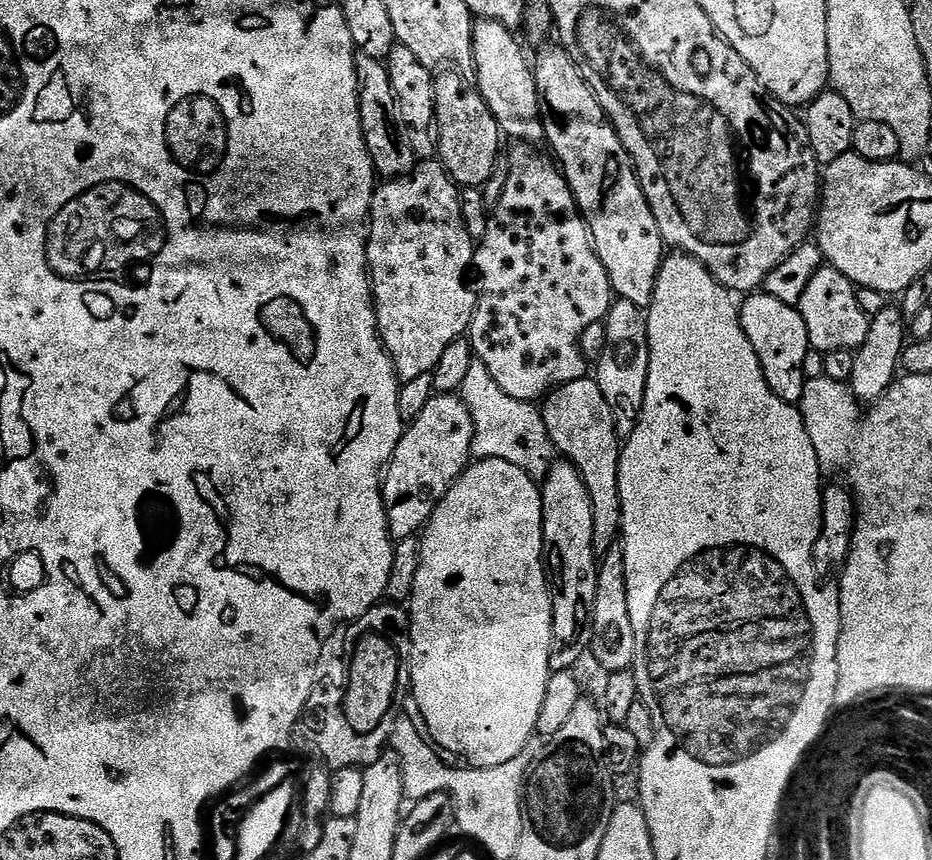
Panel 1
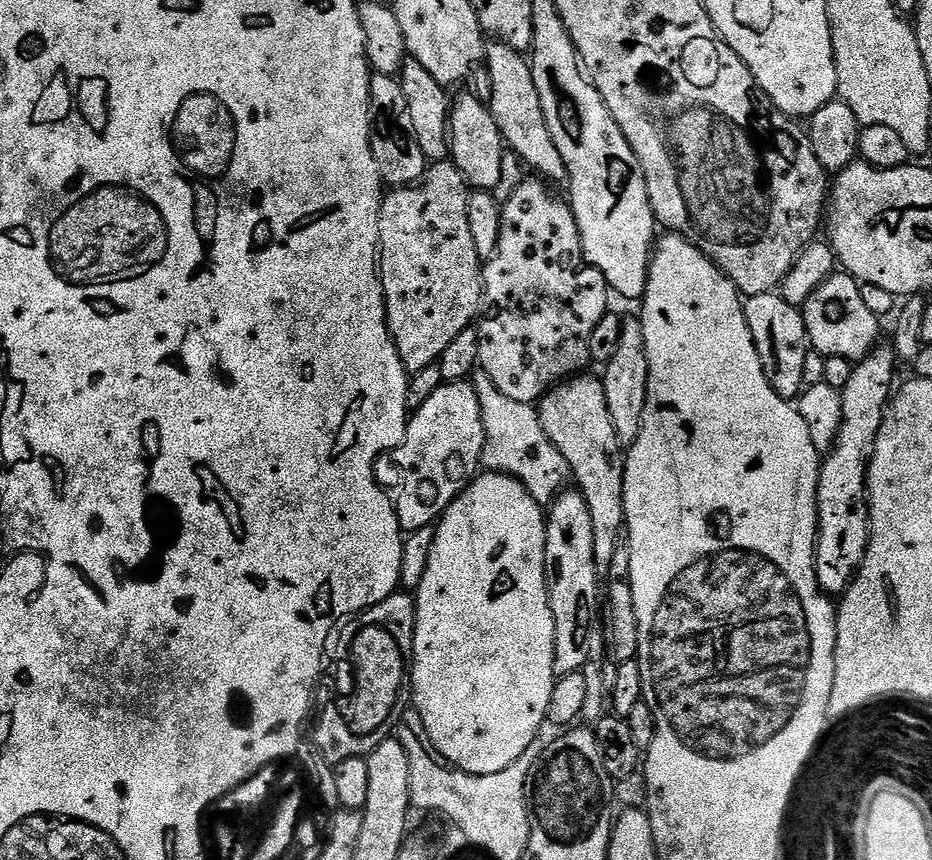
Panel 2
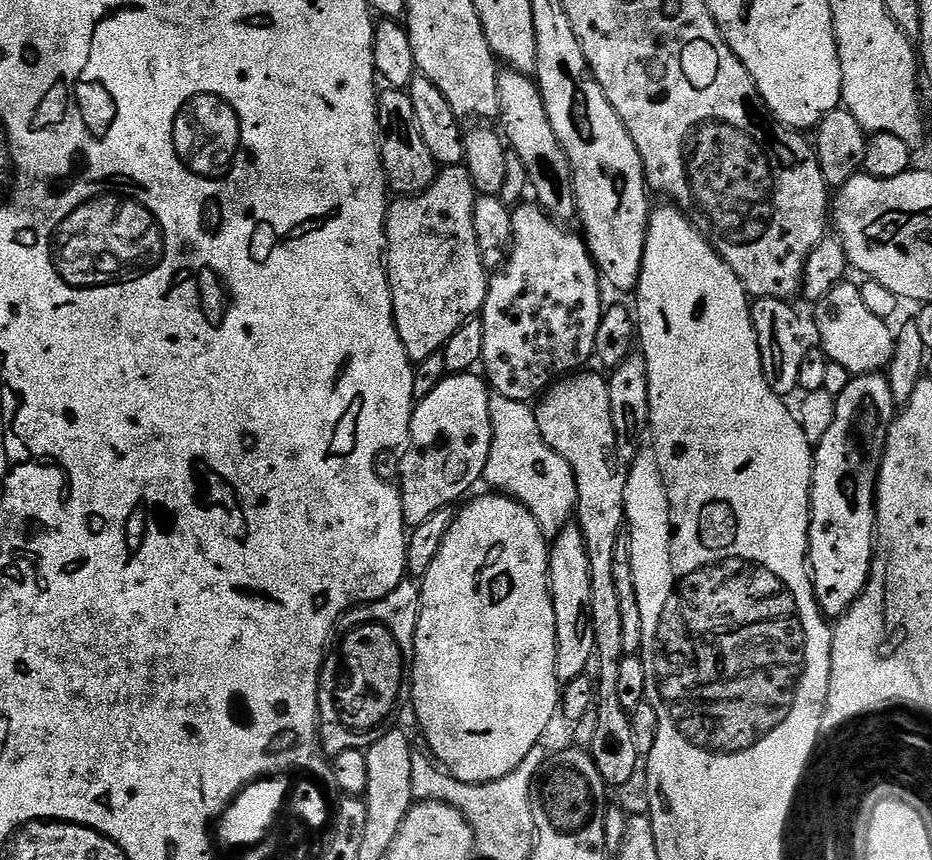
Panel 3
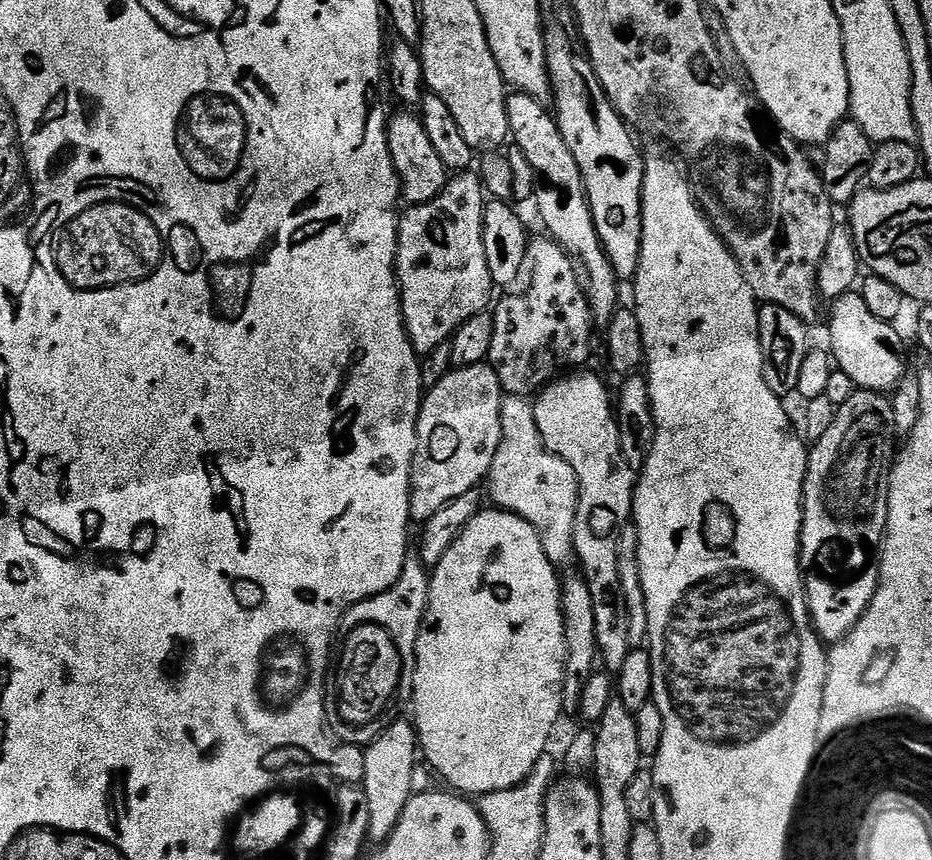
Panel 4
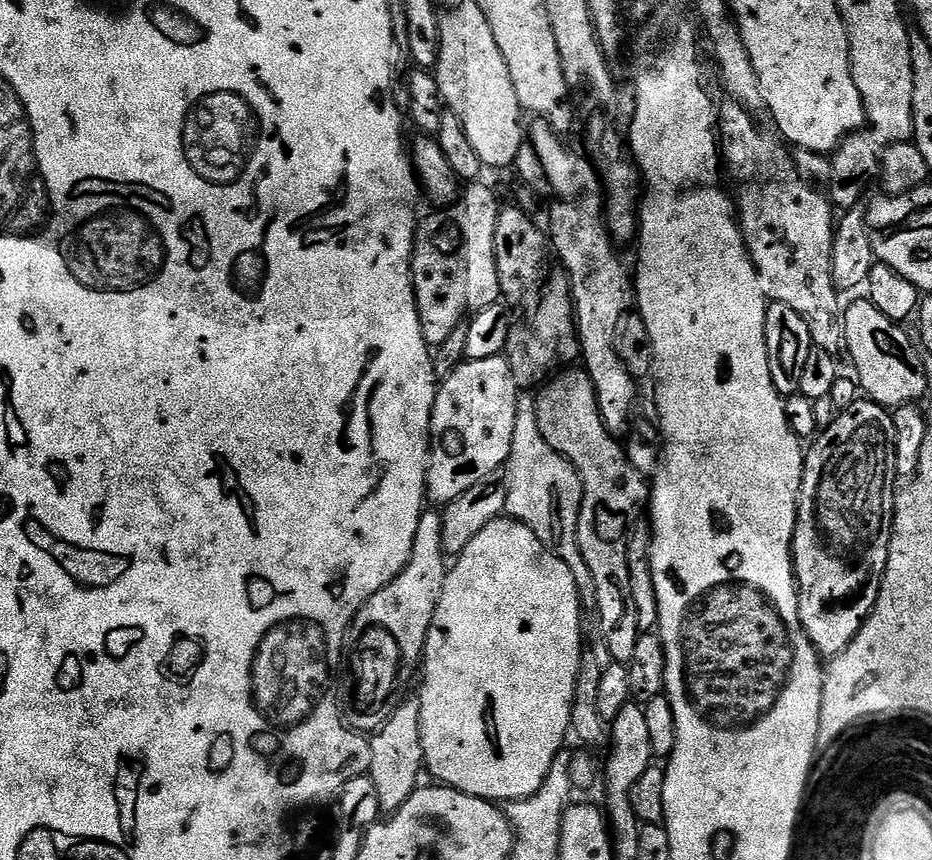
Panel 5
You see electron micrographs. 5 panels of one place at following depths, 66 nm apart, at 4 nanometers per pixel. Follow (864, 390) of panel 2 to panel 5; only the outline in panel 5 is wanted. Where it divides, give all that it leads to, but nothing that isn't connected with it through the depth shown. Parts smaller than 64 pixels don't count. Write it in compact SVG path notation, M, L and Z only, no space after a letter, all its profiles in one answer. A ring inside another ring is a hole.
M859 398L845 412L835 417L829 428L823 429L811 441L812 449L807 449L804 458L804 477L800 483L800 501L796 503L796 529L792 539L792 568L796 571L796 589L798 590L798 610L800 621L821 657L831 658L842 654L856 635L862 630L868 615L878 602L878 594L882 586L882 578L886 574L886 562L890 554L890 538L892 537L892 516L896 513L898 495L898 477L894 466L894 422L893 413L880 404L867 398Z

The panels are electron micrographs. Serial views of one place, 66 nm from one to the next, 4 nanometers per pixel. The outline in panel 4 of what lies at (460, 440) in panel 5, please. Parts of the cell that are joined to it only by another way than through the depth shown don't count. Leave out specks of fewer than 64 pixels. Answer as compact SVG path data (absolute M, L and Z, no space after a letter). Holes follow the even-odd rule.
M475 364L469 368L453 367L451 372L438 382L438 386L427 389L420 406L420 417L416 427L416 453L412 459L412 520L426 522L442 506L454 502L466 490L477 487L487 477L492 468L494 454L502 438L502 402L505 393L500 387L500 379L491 364Z

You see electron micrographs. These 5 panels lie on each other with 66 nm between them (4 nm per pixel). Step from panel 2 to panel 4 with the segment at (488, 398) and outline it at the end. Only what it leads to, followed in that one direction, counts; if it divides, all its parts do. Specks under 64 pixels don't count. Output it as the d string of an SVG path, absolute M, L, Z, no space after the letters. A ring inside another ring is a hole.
M505 395L502 402L502 438L487 474L489 484L486 492L495 507L513 512L530 522L542 542L542 550L546 550L546 558L550 558L552 564L563 566L574 560L572 531L580 487L574 470L570 470L558 454L544 446L532 406L533 401L527 396Z

